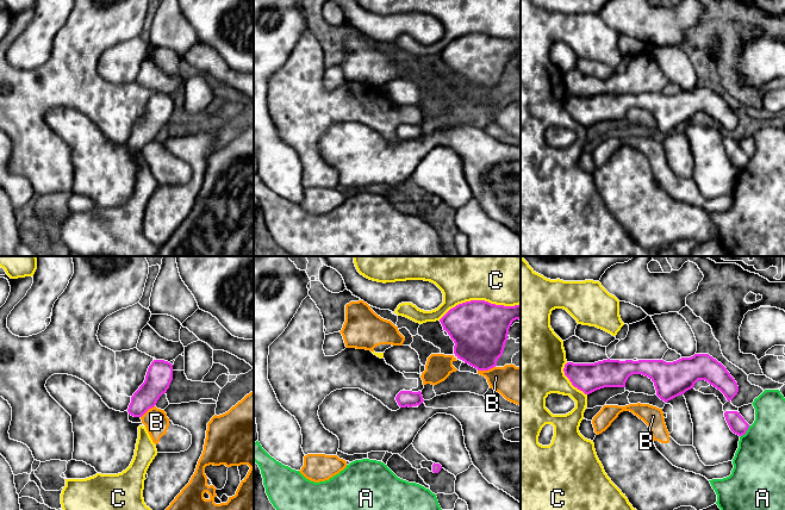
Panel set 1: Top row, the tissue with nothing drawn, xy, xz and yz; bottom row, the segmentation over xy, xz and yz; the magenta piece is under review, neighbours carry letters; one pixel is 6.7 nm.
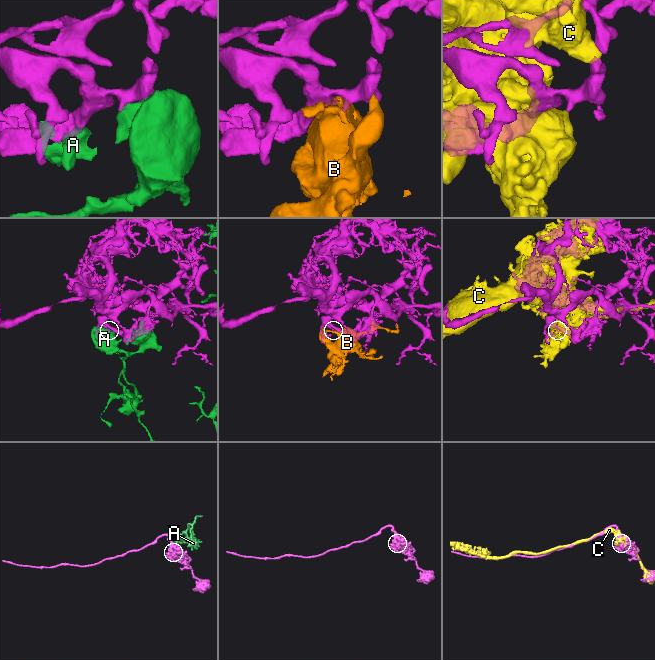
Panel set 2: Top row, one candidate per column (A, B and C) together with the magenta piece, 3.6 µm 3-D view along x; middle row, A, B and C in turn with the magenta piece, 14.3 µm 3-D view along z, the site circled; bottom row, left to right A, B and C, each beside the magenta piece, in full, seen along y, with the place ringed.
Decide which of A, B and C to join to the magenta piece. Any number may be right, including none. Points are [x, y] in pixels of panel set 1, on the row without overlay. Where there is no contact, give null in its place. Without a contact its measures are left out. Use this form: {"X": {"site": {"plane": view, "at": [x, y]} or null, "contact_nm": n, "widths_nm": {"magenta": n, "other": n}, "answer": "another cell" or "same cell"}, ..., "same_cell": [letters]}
{"A": {"site": {"plane": "yz", "at": [746, 163]}, "contact_nm": 100, "widths_nm": {"magenta": 120, "other": 360}, "answer": "another cell"}, "B": {"site": {"plane": "xz", "at": [486, 103]}, "contact_nm": 120, "widths_nm": {"magenta": 360, "other": 260}, "answer": "same cell"}, "C": {"site": {"plane": "xz", "at": [479, 33]}, "contact_nm": 550, "widths_nm": {"magenta": 380, "other": 260}, "answer": "another cell"}, "same_cell": ["B"]}

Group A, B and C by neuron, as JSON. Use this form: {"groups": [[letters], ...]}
{"groups": [["A"], ["B"], ["C"]]}

